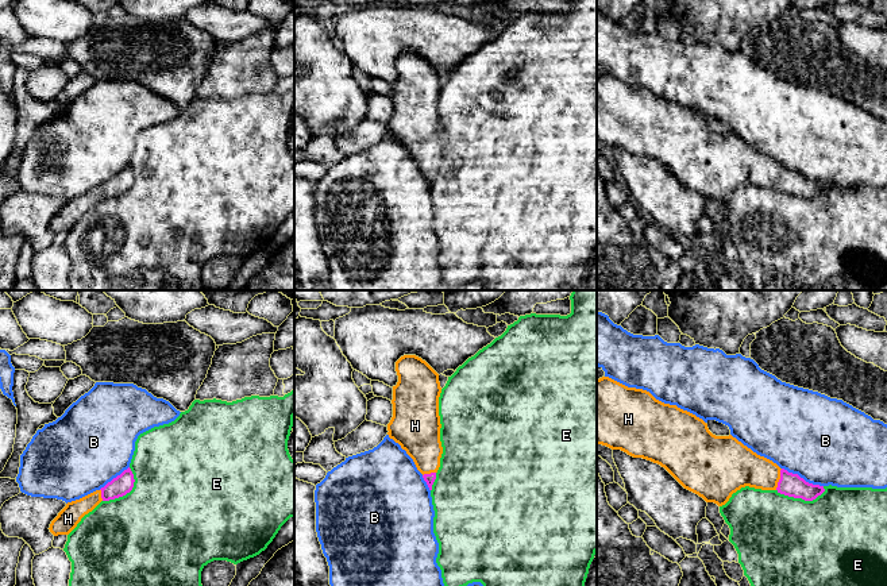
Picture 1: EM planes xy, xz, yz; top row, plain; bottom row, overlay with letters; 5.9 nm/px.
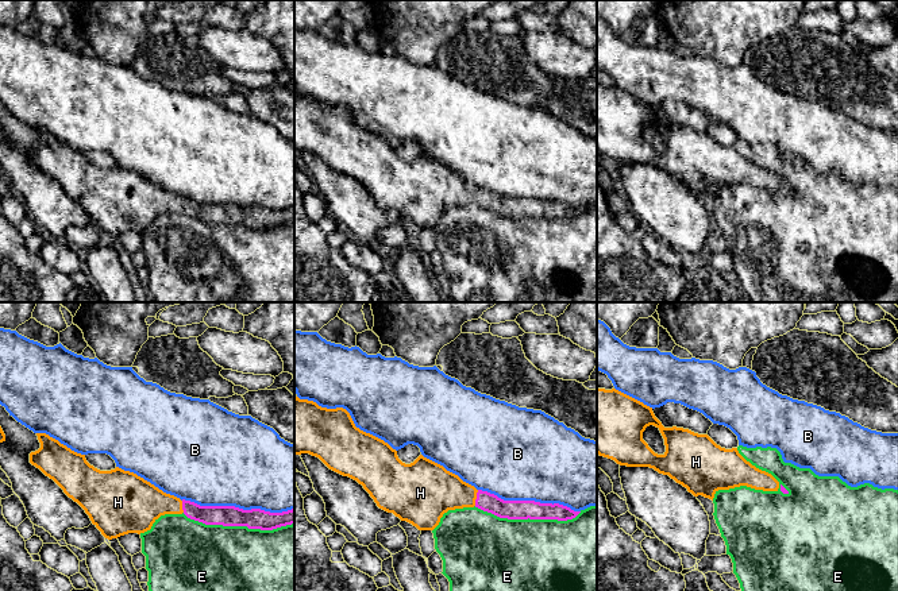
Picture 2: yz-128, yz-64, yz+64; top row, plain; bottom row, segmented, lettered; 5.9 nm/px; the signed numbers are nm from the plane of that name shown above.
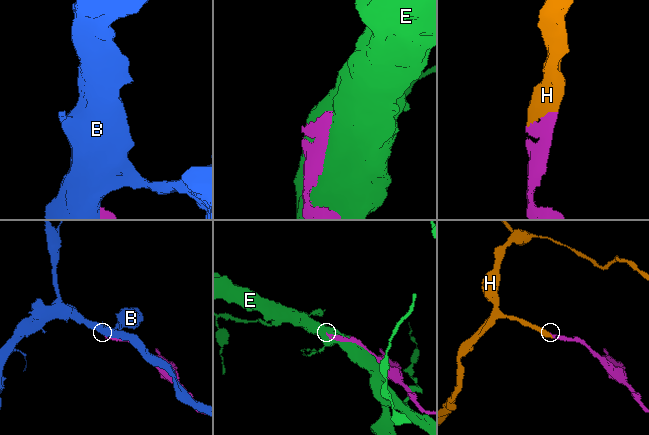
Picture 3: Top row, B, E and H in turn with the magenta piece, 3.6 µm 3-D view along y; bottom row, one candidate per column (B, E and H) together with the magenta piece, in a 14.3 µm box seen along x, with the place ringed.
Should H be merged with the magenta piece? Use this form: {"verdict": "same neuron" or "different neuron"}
{"verdict": "same neuron"}

